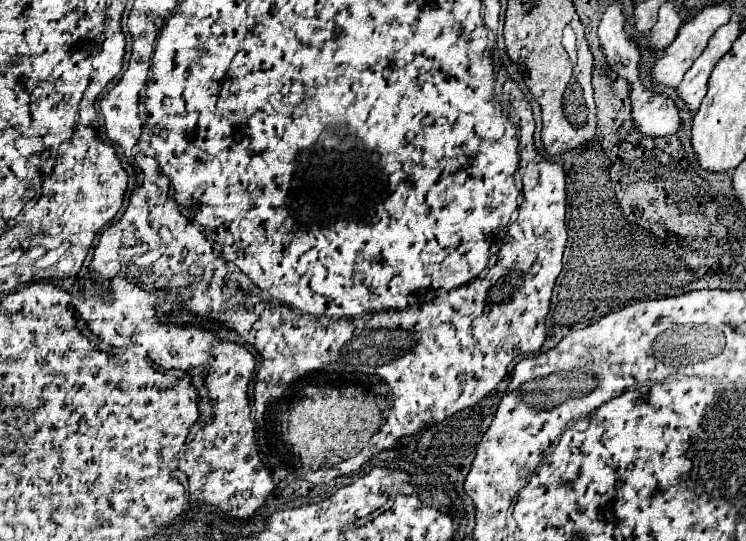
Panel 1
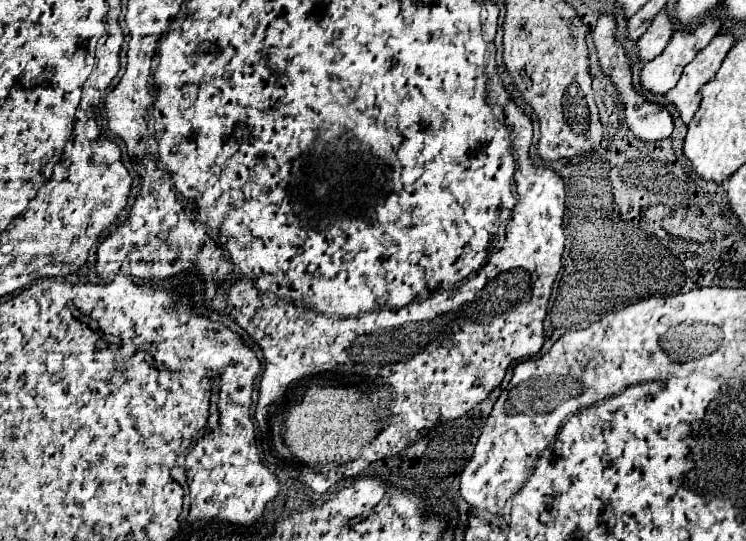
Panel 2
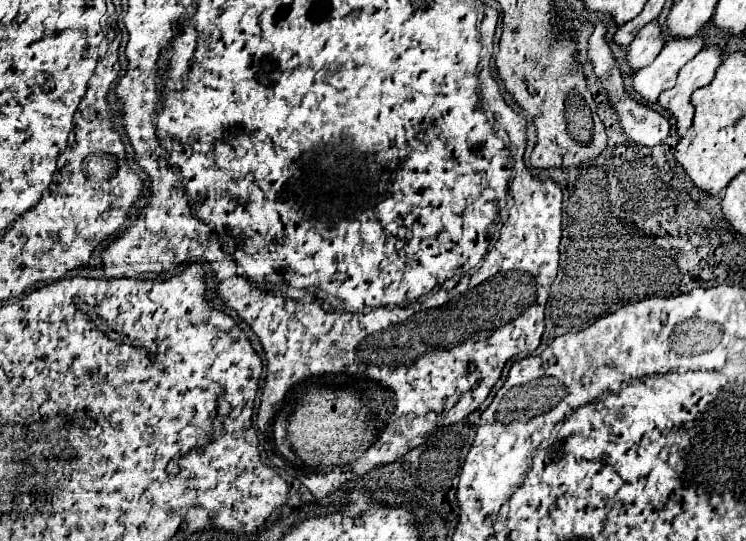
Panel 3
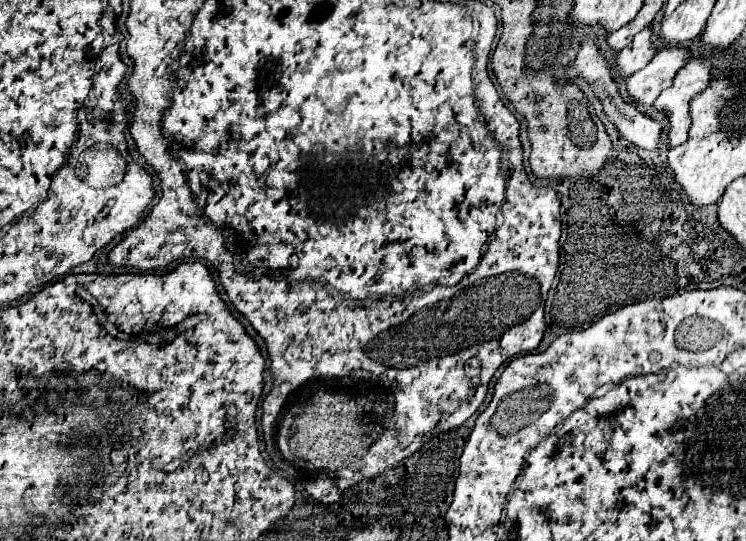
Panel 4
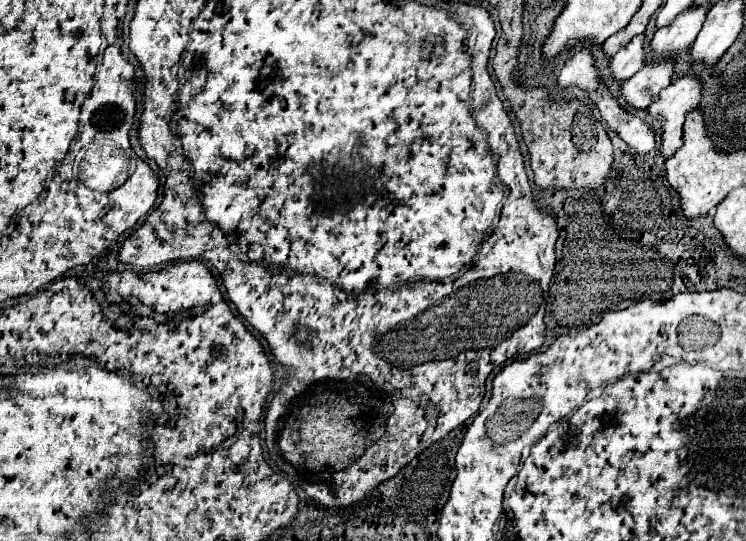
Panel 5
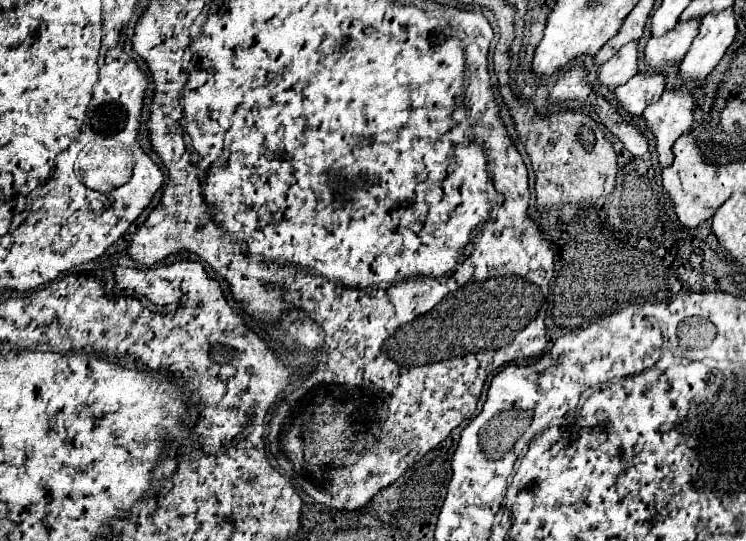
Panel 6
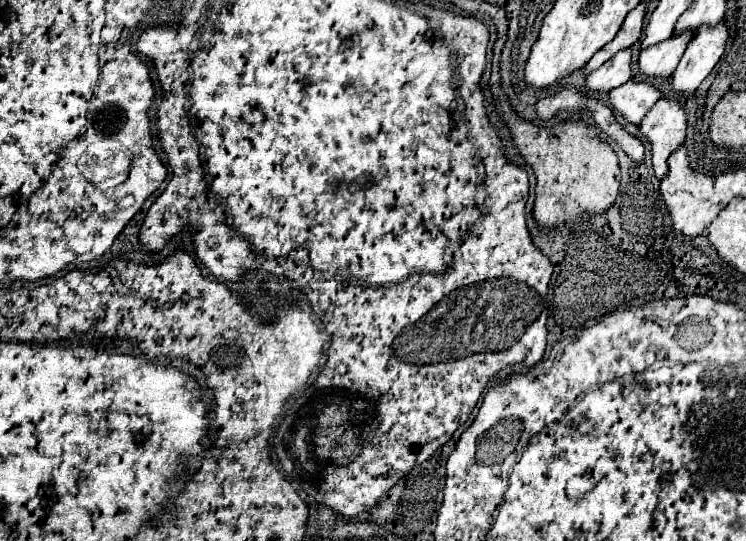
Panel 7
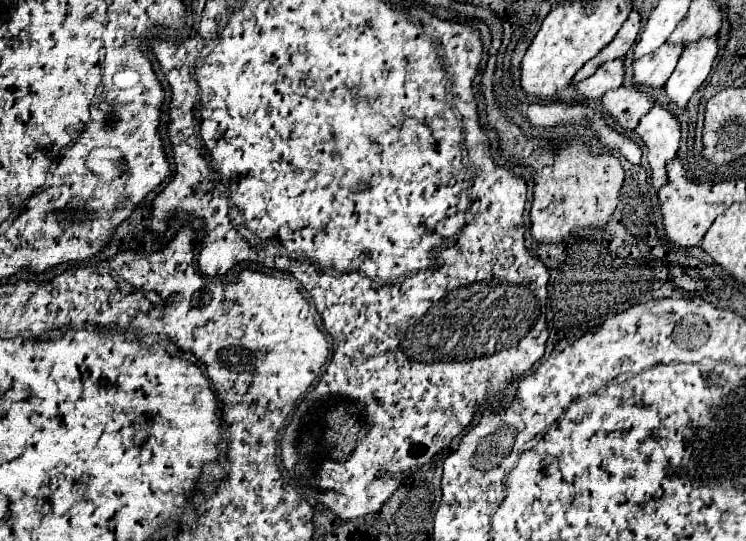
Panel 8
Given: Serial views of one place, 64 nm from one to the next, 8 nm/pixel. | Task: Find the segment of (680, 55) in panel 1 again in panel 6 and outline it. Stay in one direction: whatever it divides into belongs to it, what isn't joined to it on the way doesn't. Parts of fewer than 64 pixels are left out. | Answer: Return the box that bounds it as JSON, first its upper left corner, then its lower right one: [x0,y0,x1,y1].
[614,74,664,116]

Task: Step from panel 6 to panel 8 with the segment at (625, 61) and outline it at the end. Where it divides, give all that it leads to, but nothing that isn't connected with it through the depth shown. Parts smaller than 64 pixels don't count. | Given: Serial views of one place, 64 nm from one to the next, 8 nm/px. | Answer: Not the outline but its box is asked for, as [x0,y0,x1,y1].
[576,60,624,100]

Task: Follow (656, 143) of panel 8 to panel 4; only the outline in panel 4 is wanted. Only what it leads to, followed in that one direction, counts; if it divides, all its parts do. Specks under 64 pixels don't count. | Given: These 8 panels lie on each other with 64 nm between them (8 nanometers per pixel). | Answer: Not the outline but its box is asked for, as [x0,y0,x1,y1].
[654,58,710,148]

